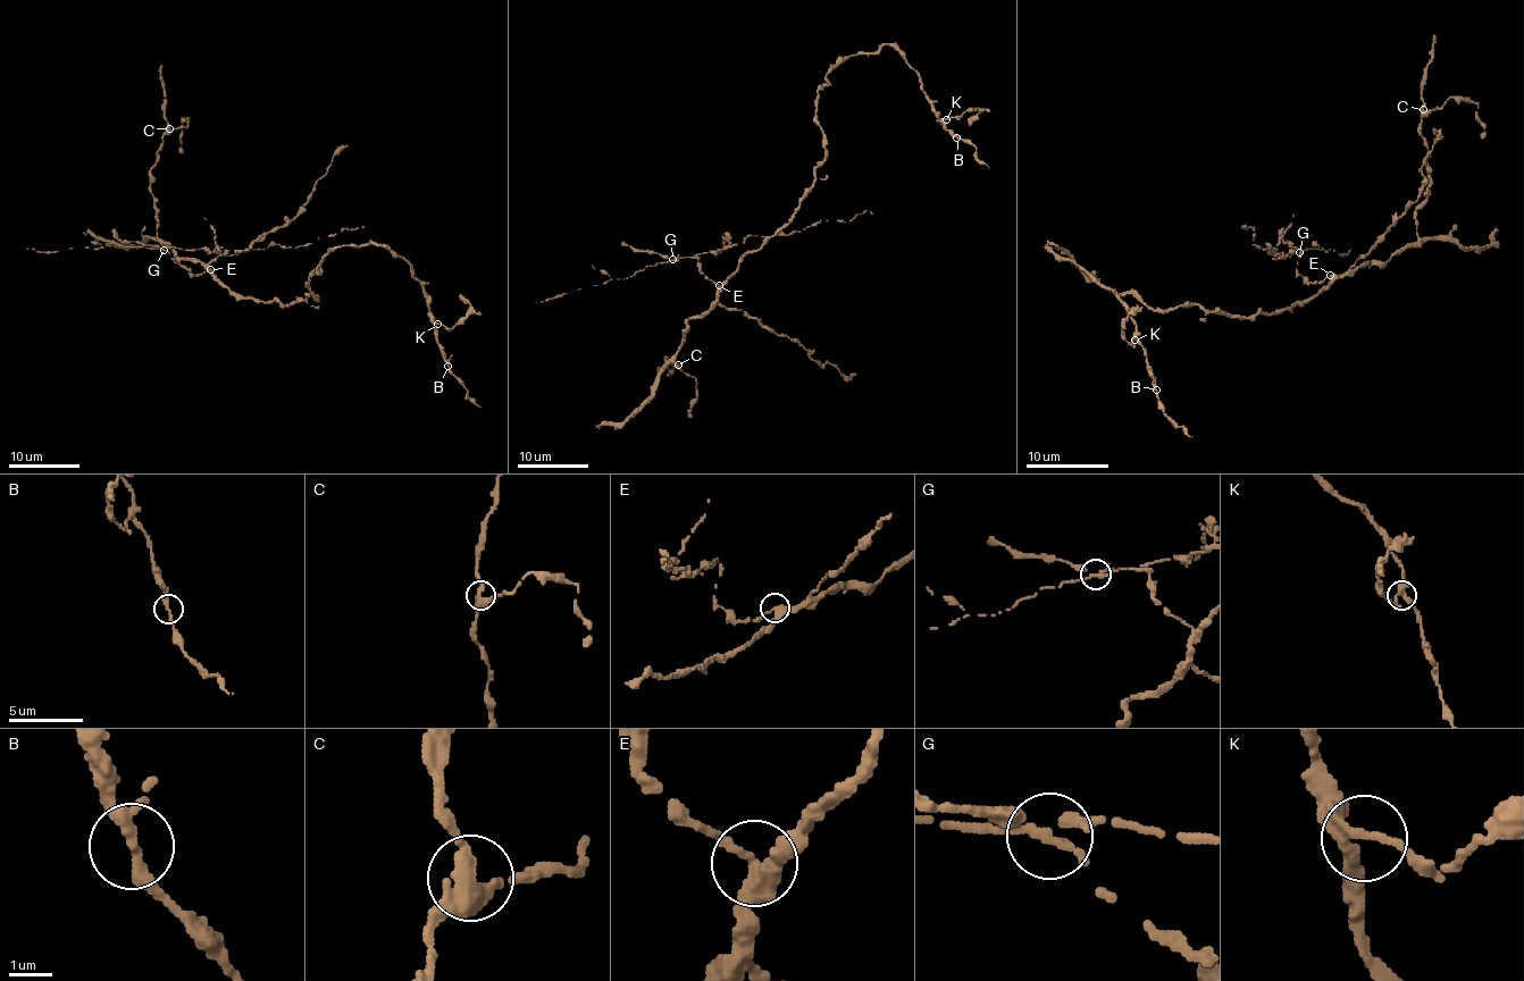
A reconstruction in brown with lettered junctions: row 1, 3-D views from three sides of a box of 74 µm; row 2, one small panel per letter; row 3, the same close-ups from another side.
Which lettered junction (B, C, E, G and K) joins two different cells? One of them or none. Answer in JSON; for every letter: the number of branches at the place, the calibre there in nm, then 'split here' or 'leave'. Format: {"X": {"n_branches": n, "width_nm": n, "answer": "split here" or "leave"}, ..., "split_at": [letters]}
{"B": {"n_branches": 3, "width_nm": 240, "answer": "leave"}, "C": {"n_branches": 3, "width_nm": 360, "answer": "leave"}, "E": {"n_branches": 3, "width_nm": 300, "answer": "leave"}, "G": {"n_branches": 3, "width_nm": 240, "answer": "split here"}, "K": {"n_branches": 3, "width_nm": 240, "answer": "leave"}, "split_at": ["G"]}

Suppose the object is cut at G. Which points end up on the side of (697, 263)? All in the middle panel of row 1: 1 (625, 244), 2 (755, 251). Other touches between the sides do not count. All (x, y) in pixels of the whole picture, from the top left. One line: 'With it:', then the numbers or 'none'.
With it: 1, 2

